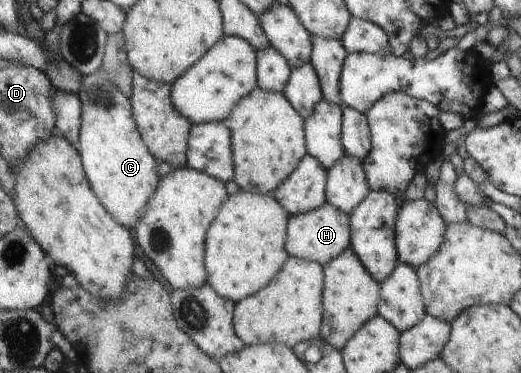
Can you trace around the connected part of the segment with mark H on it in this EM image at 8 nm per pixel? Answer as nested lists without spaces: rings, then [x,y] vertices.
[[[326,202],[311,212],[289,216],[285,248],[290,256],[315,261],[323,267],[331,259],[337,258],[346,248],[350,247],[350,238],[348,215]]]

